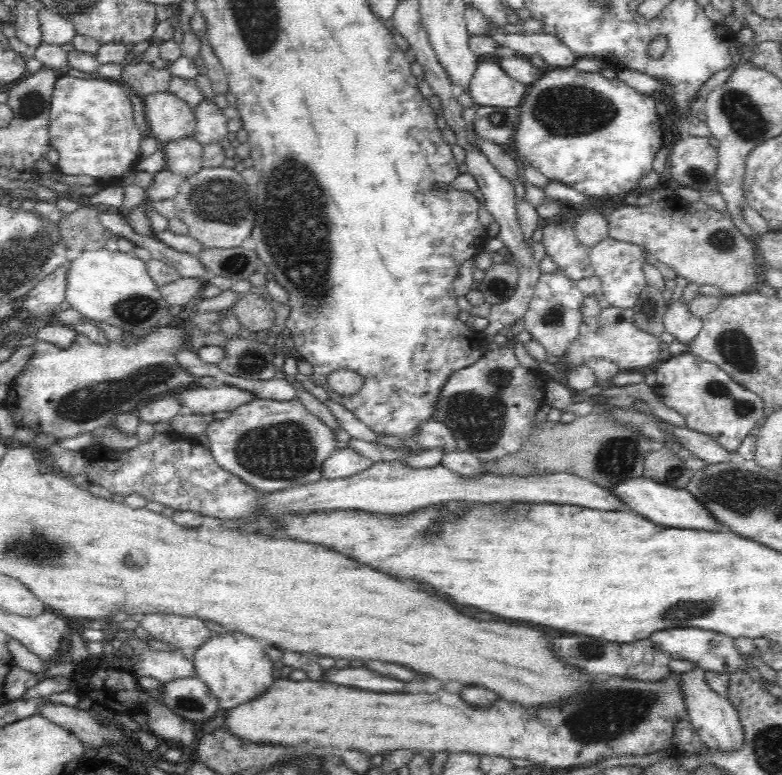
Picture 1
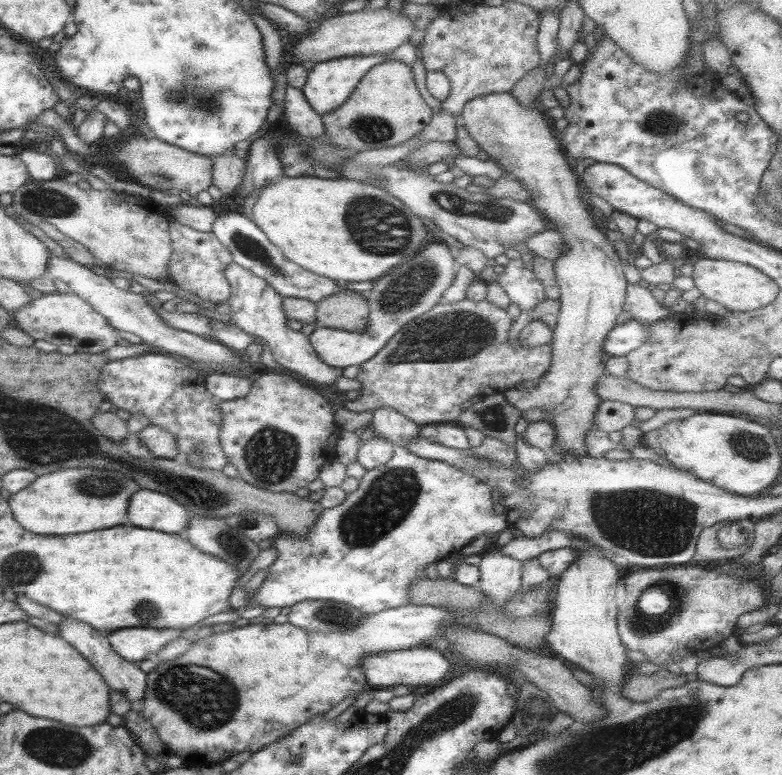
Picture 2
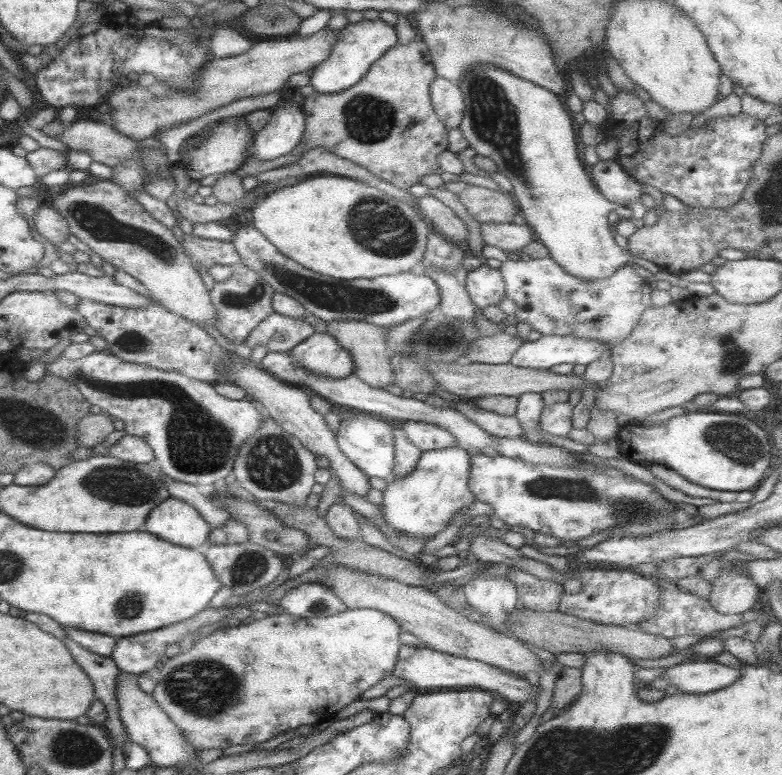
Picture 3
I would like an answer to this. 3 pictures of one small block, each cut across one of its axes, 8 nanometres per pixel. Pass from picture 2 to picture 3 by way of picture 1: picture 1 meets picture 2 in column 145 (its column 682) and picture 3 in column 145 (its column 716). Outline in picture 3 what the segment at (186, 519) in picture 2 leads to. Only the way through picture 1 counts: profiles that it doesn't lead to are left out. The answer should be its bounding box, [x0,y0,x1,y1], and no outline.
[142,497,211,549]

